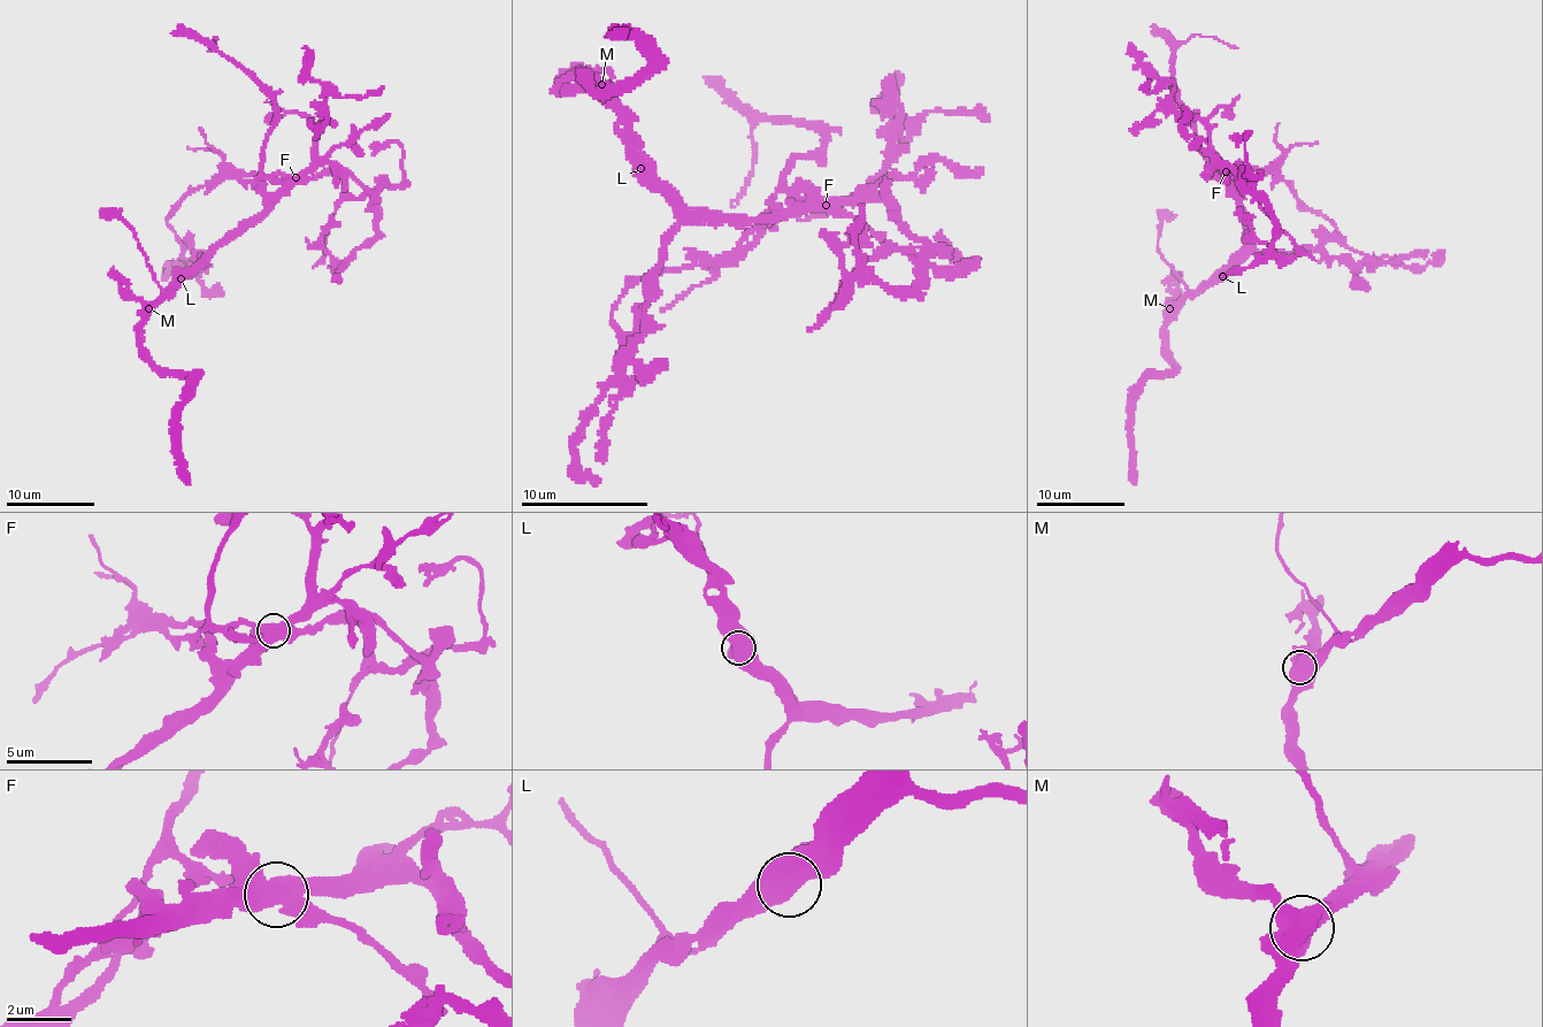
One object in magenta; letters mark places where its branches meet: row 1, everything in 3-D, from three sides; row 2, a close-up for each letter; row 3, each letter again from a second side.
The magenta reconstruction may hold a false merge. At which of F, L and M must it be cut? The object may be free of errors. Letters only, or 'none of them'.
F

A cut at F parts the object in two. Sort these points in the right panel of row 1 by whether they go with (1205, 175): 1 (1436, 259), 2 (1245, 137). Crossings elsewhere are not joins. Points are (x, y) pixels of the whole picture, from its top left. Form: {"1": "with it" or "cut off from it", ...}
{"1": "with it", "2": "cut off from it"}

